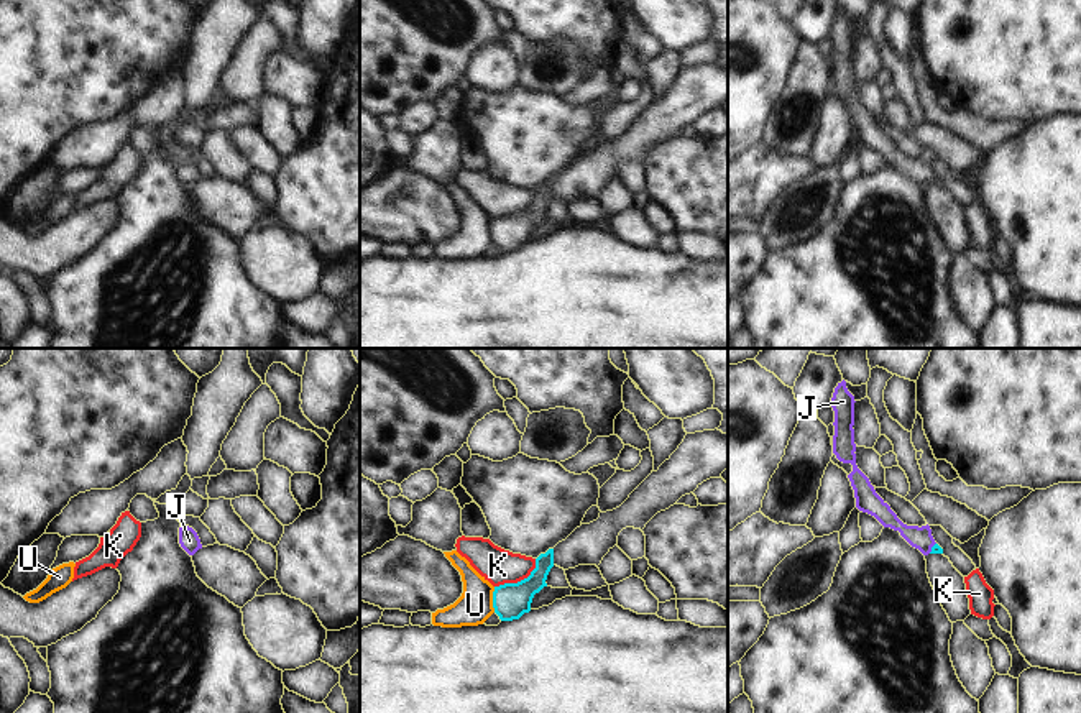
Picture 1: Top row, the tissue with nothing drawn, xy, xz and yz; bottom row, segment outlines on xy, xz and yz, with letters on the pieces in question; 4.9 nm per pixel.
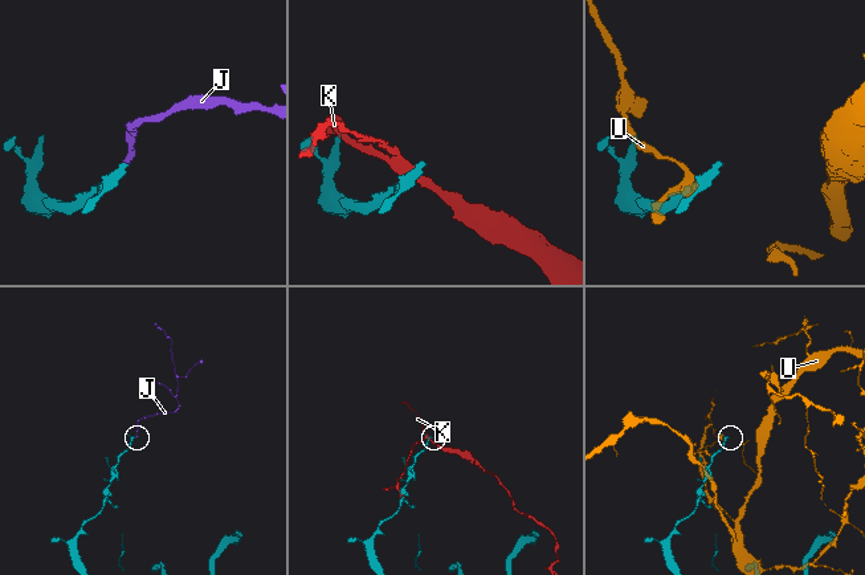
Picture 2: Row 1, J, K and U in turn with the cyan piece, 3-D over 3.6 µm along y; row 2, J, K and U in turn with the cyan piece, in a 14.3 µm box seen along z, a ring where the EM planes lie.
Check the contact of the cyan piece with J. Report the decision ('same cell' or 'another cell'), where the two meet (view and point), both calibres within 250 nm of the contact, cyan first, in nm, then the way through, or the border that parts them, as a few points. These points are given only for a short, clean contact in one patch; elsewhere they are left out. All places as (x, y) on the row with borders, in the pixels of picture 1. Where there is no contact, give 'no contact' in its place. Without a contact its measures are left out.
same cell; contact yz (932, 547); calibres 50 and 110 nm; way yz (935, 549), (932, 547), (920, 538)

